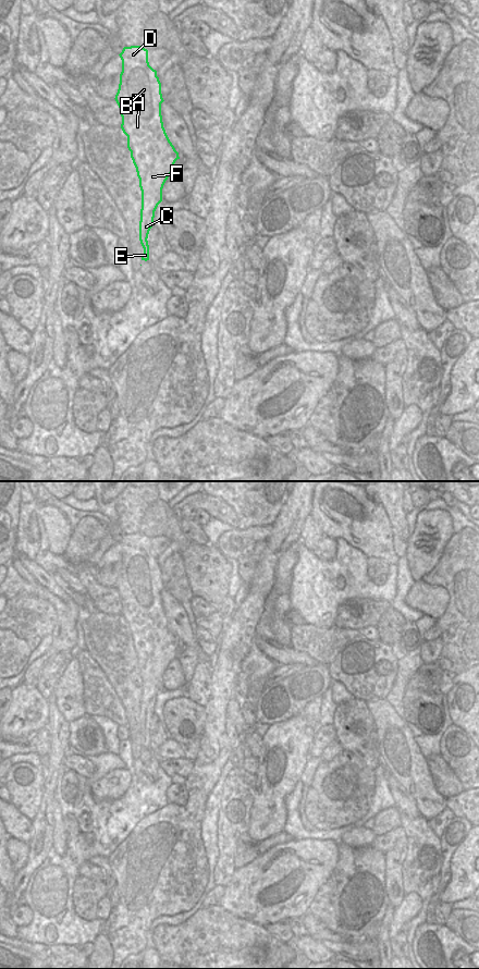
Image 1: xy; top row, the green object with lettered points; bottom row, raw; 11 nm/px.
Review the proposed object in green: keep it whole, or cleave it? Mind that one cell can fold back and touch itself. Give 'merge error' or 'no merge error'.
no merge error

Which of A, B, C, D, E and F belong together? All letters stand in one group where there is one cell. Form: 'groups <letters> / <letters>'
groups A B C D E F

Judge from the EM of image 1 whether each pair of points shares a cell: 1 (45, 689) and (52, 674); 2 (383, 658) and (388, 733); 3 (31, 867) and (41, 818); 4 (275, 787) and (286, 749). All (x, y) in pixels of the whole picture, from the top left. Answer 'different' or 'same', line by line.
1: same
2: different
3: same
4: same

